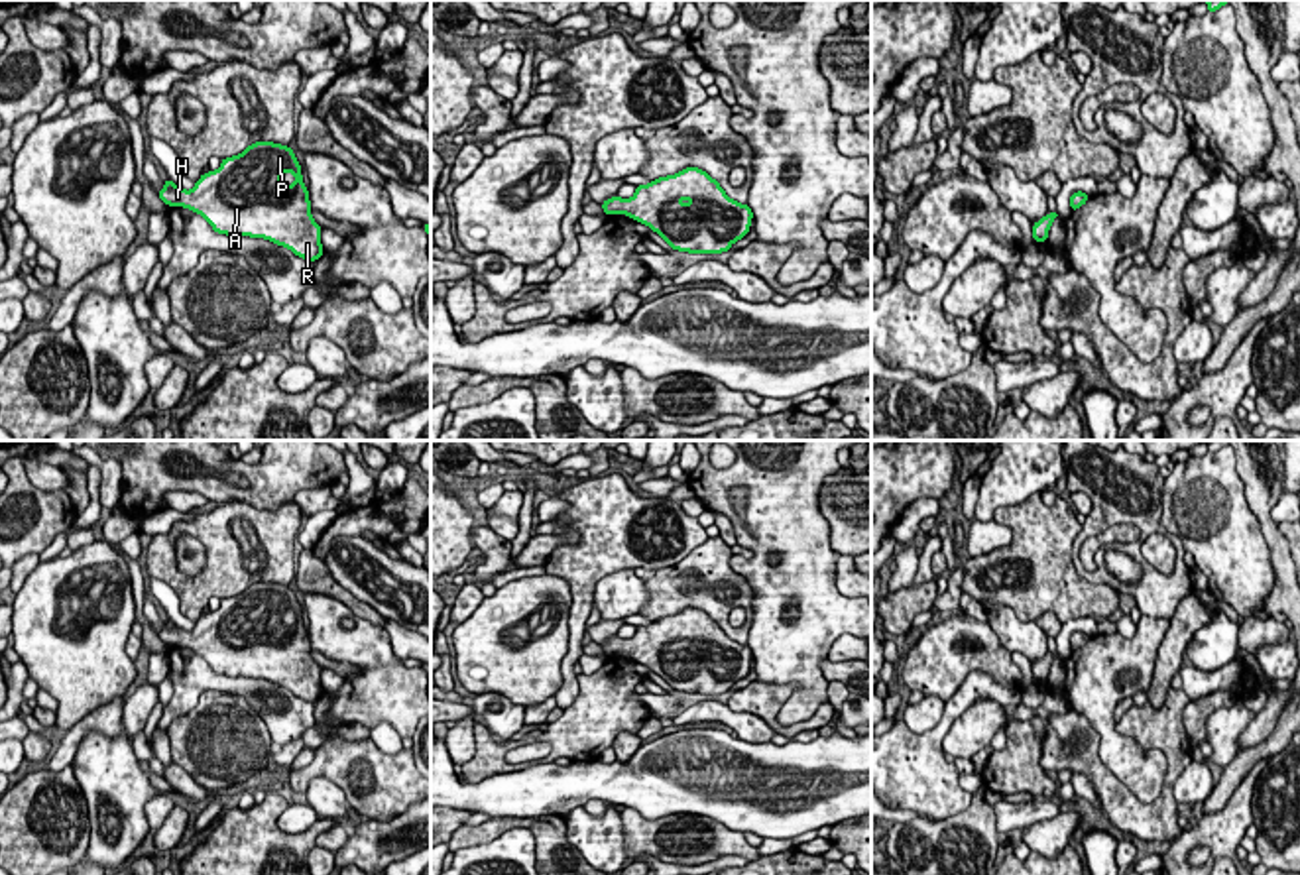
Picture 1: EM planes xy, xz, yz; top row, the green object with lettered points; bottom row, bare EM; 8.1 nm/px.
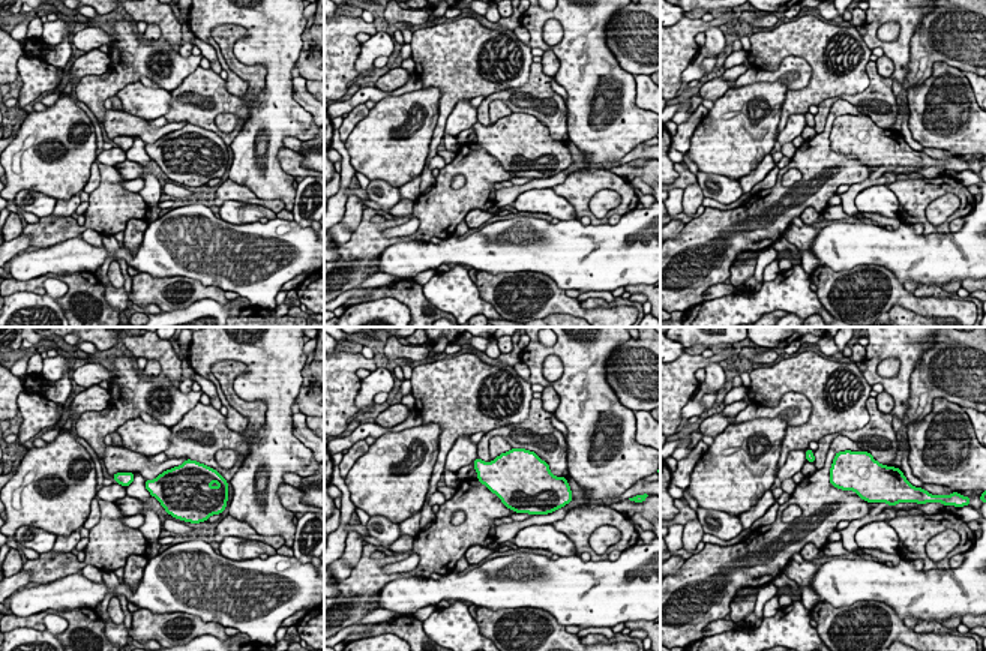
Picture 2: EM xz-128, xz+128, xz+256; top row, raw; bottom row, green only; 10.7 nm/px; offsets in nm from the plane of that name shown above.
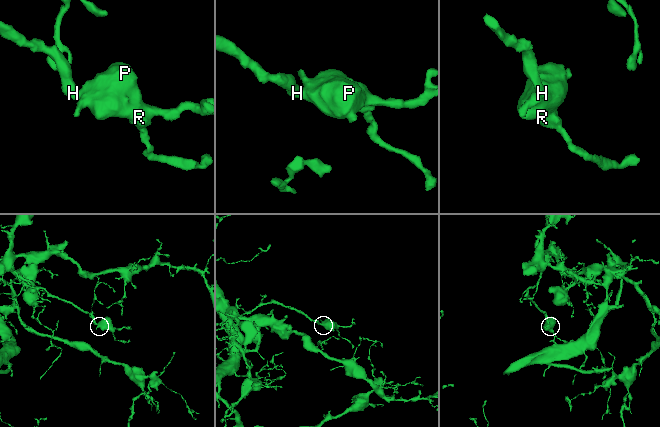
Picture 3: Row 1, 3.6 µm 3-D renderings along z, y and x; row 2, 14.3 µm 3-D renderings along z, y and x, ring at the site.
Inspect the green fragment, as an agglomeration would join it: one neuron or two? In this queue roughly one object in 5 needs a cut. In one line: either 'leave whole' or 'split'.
leave whole

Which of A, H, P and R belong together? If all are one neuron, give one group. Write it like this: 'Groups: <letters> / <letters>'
Groups: A H P R

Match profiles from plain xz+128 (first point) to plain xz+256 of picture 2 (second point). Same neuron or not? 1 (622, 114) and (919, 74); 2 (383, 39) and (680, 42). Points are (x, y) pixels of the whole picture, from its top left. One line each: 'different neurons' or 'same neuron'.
1: different neurons
2: different neurons

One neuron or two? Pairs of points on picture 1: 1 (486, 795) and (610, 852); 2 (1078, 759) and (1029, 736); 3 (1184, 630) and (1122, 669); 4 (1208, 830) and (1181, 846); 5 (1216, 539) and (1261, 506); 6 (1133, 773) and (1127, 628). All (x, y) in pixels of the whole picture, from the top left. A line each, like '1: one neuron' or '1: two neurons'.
1: two neurons
2: two neurons
3: two neurons
4: one neuron
5: two neurons
6: two neurons

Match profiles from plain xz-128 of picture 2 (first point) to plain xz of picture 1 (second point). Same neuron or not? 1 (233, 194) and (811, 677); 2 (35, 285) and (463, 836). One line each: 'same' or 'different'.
1: different
2: same

